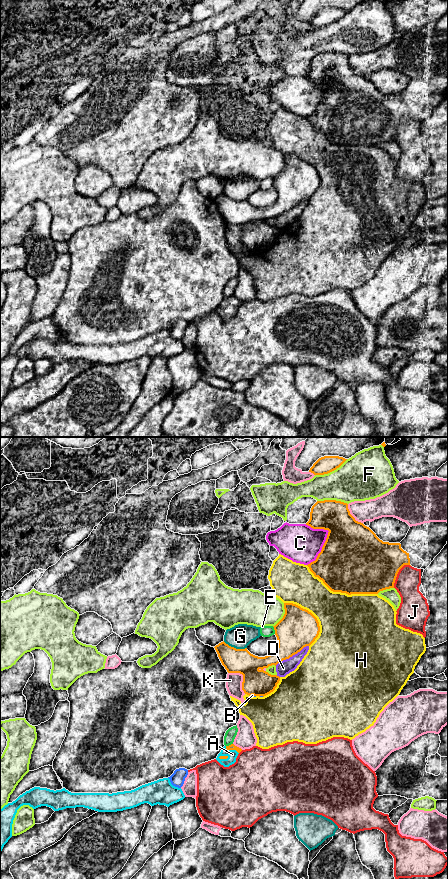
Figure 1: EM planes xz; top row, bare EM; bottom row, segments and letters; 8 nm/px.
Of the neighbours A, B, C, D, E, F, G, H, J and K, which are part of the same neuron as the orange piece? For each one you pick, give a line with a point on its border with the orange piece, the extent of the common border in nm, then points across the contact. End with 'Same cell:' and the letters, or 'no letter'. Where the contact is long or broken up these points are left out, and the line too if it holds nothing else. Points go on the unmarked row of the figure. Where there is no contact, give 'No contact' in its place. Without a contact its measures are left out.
B: Touches orange at xz (253, 246). Shared border 40 nm
Same cell: B

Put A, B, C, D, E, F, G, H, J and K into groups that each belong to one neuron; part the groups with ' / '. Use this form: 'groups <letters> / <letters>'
groups A F / B / C E / D / G / H / J / K

